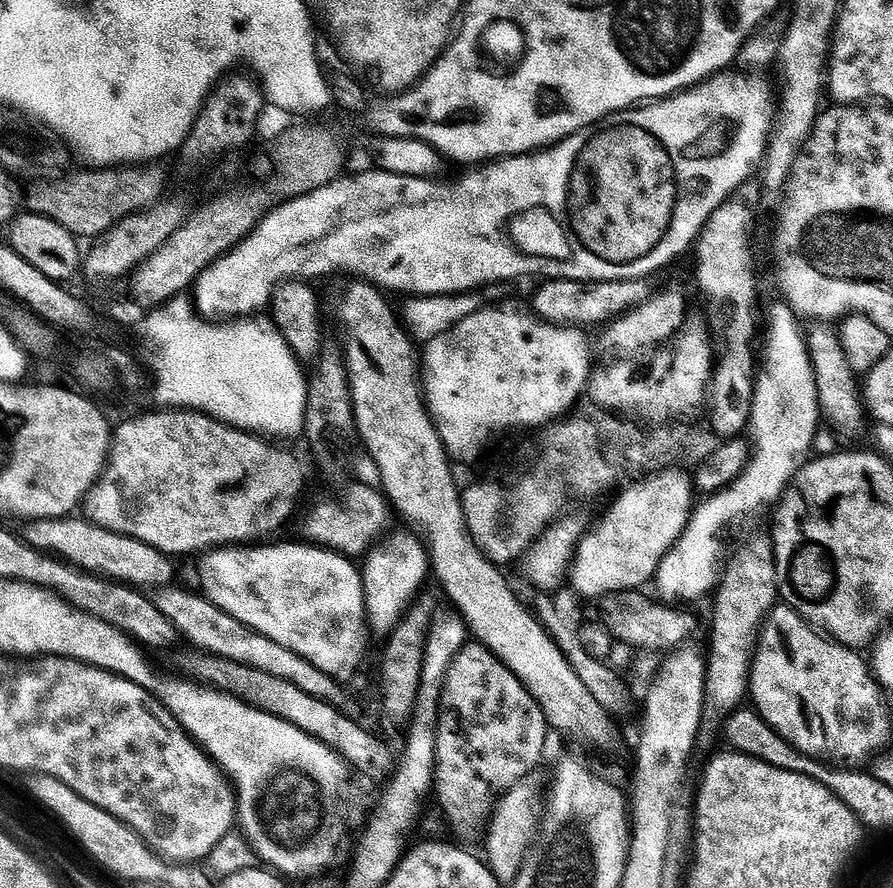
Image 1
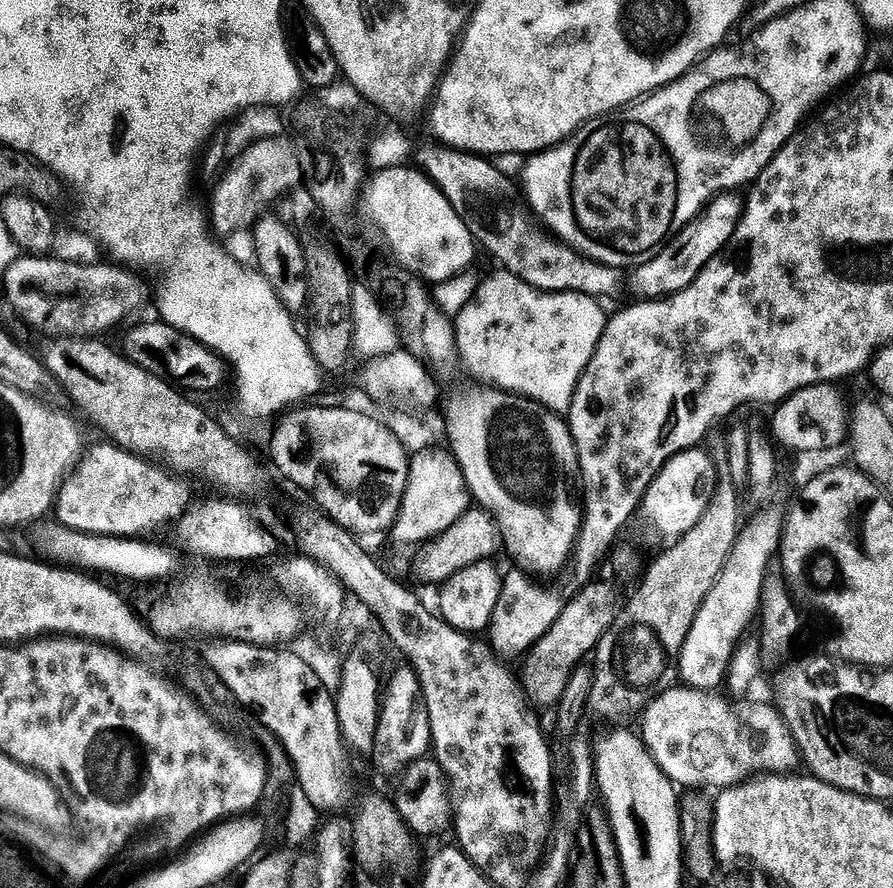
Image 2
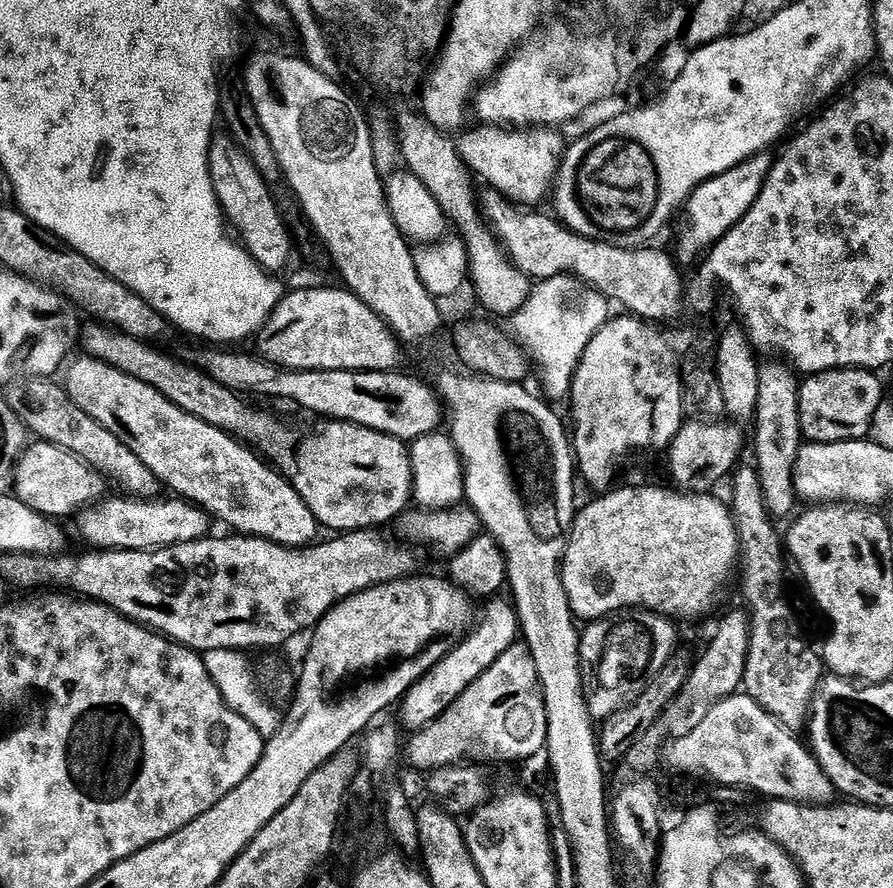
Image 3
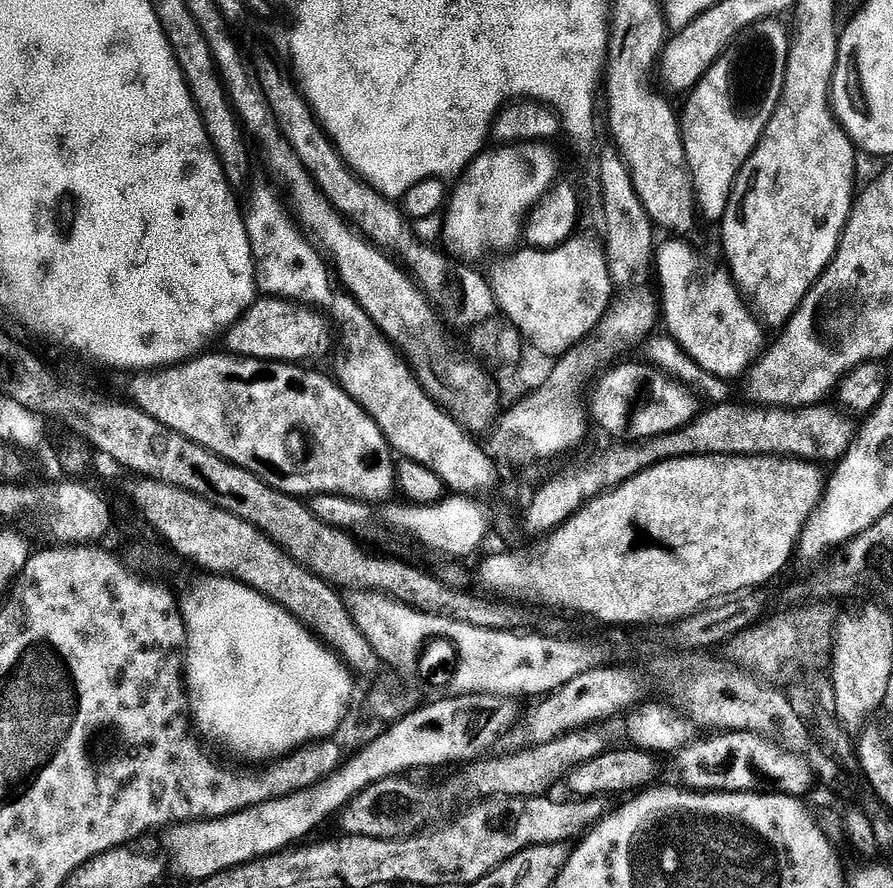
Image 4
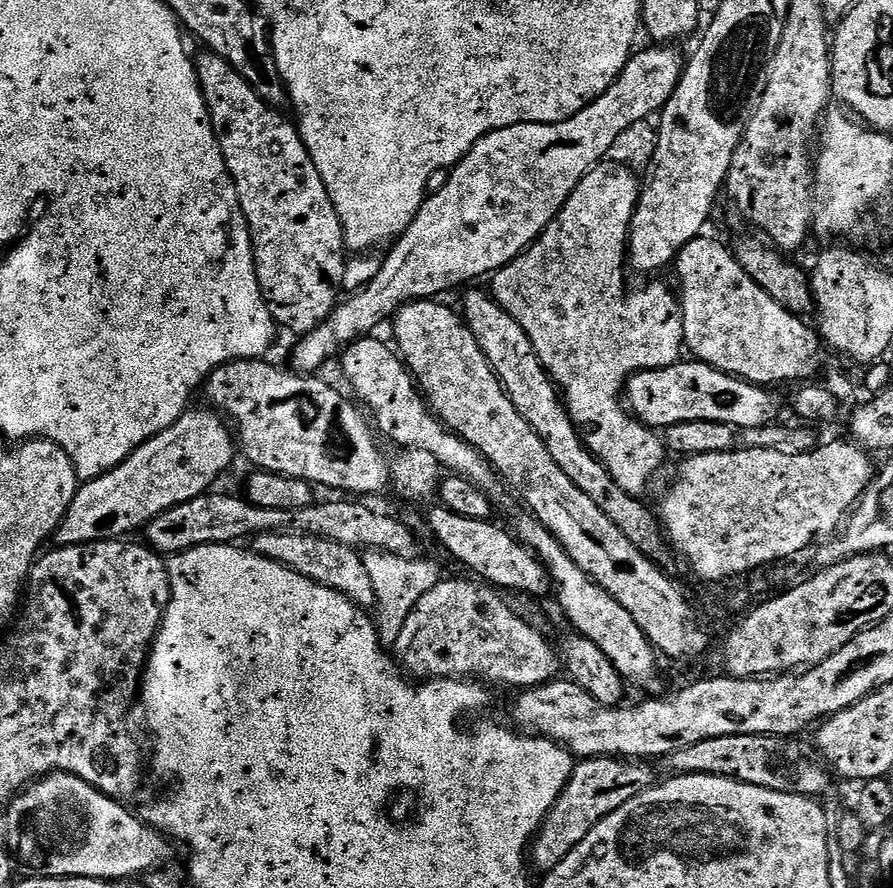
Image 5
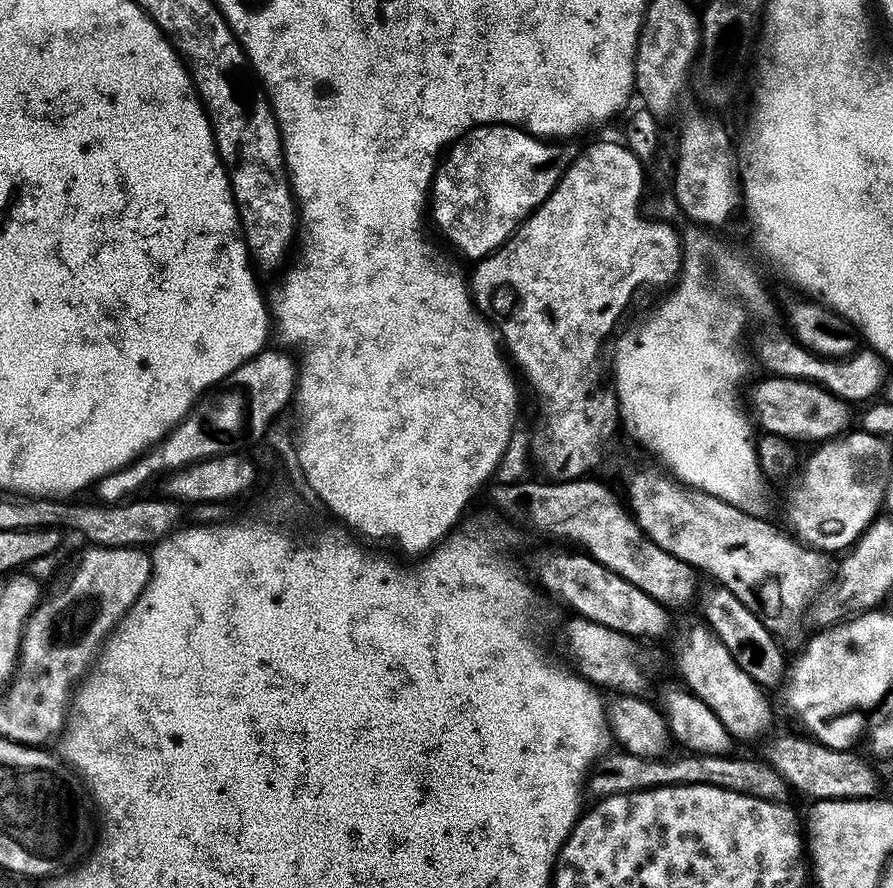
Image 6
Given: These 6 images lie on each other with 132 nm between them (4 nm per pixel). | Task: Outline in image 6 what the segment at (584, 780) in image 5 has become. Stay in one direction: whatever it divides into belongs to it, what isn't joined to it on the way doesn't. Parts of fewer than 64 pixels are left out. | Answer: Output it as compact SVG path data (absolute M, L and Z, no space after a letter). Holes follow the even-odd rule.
M612 754L599 765L598 771L591 777L590 792L607 798L609 796L627 796L629 792L646 792L650 788L670 788L678 784L705 784L715 788L725 788L743 796L757 796L771 804L789 803L790 789L771 767L759 768L752 760L732 760L727 757L710 757L683 754L677 760L643 760L627 754Z

